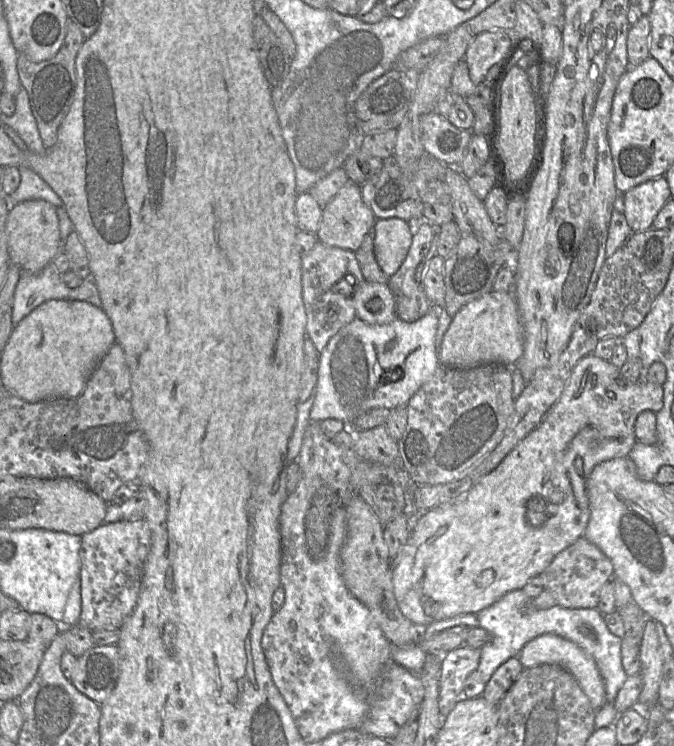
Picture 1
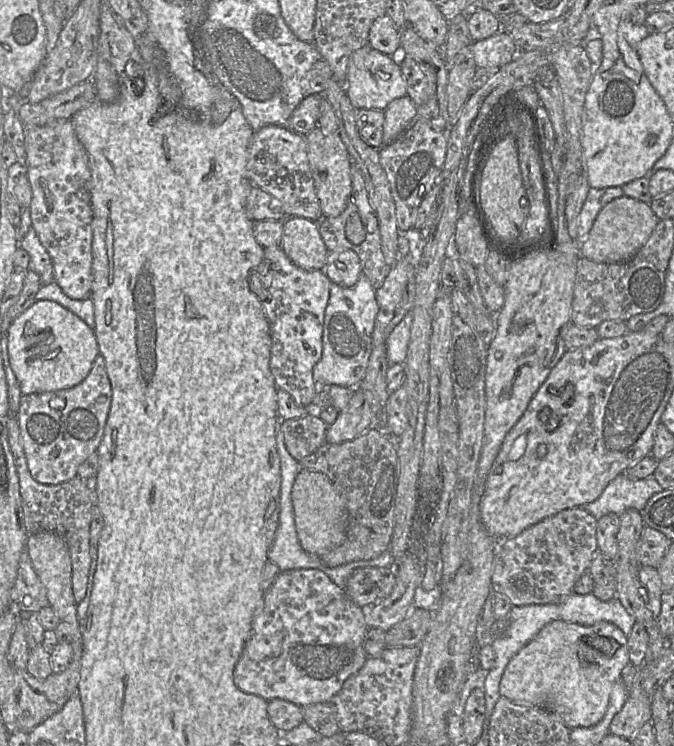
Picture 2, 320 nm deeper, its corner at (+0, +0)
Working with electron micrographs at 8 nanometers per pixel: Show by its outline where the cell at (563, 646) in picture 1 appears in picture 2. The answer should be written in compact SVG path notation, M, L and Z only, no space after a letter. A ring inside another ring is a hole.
M554 620L521 648L509 661L500 681L500 695L522 705L547 709L571 728L590 727L605 715L613 685L630 663L628 638L616 625L600 622L592 626Z

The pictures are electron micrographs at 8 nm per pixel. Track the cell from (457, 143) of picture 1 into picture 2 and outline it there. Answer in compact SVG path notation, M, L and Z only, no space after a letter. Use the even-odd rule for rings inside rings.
M369 44L352 53L346 73L345 89L356 109L384 110L393 100L407 95L406 82L399 63Z

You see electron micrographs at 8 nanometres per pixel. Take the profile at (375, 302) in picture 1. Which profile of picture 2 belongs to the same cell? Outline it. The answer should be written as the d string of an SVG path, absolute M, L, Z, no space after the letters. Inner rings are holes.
M350 249L328 251L323 272L332 283L350 288L362 275L361 261Z

